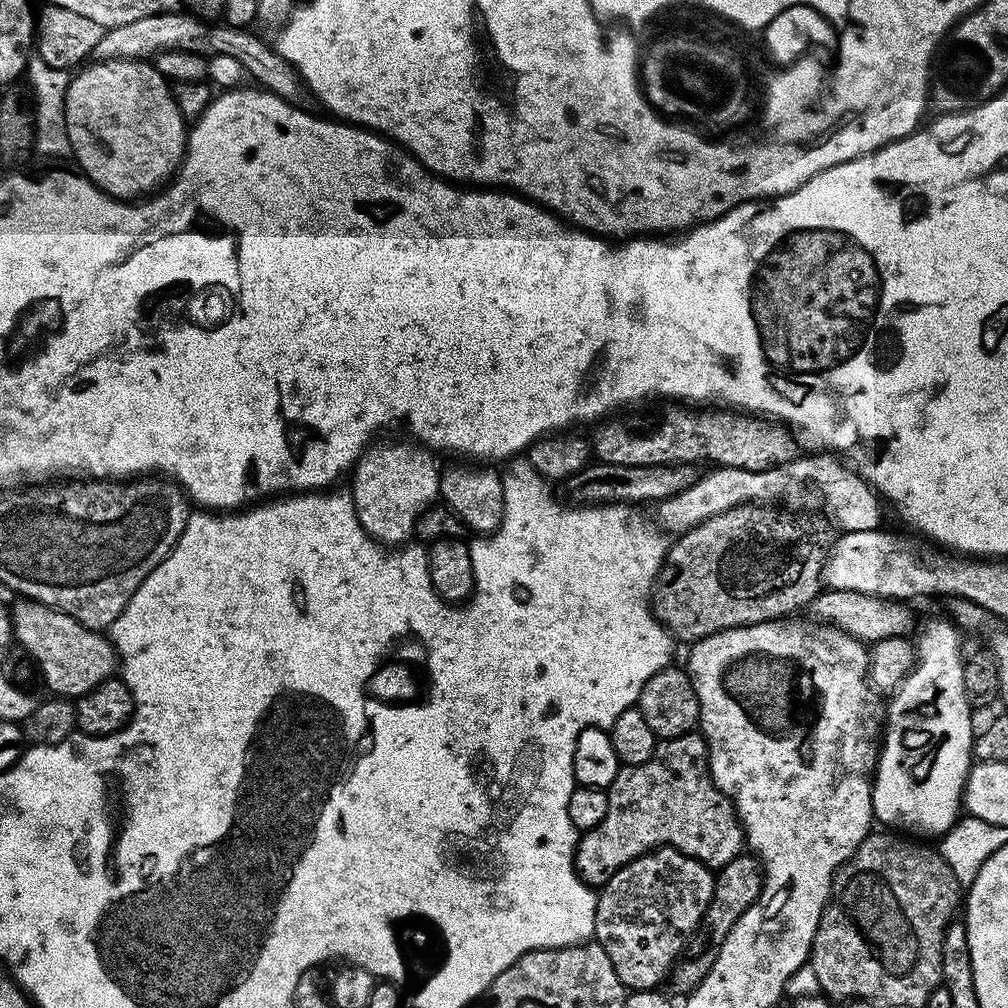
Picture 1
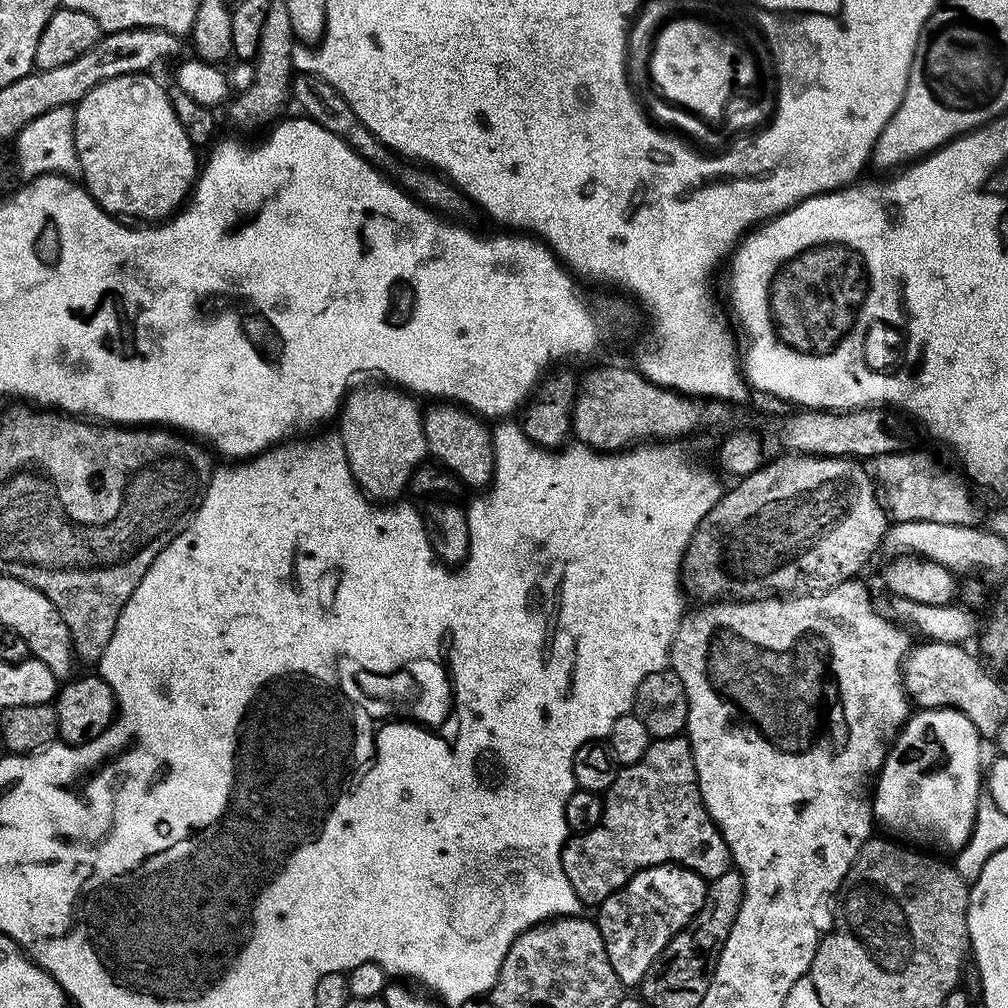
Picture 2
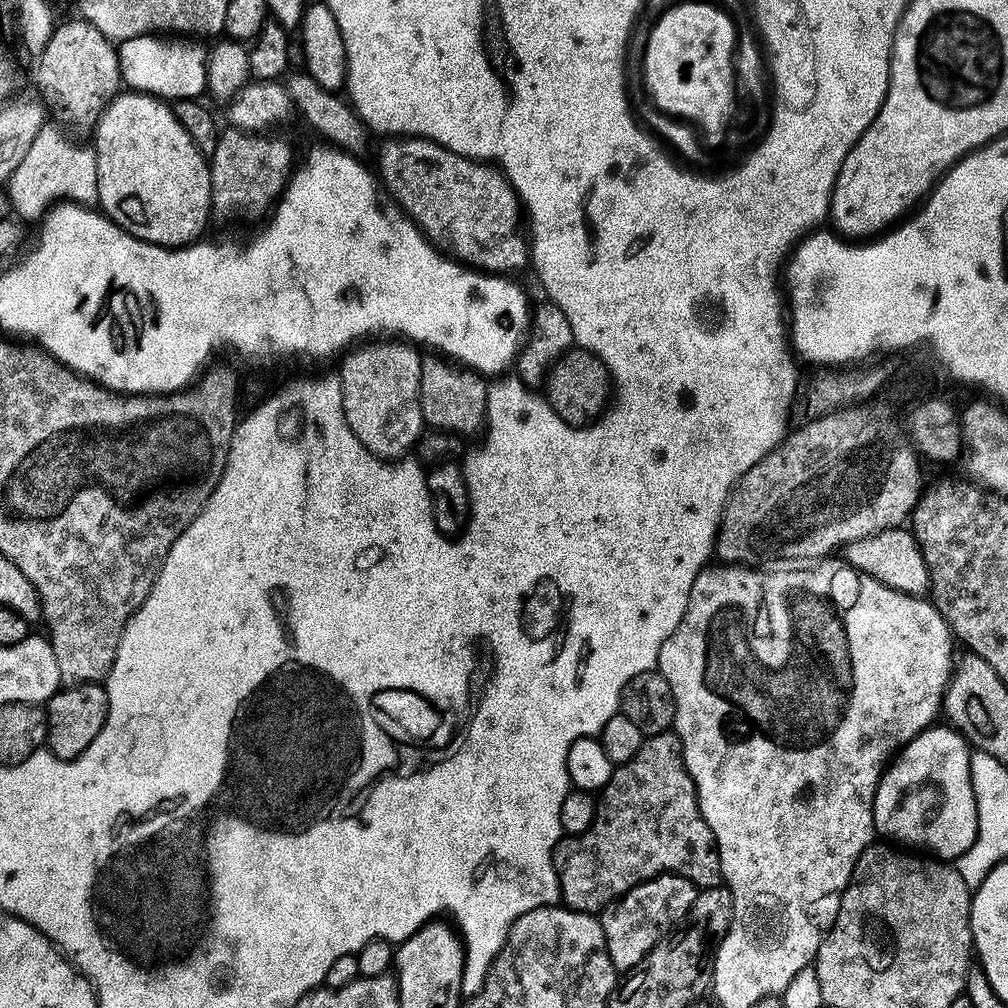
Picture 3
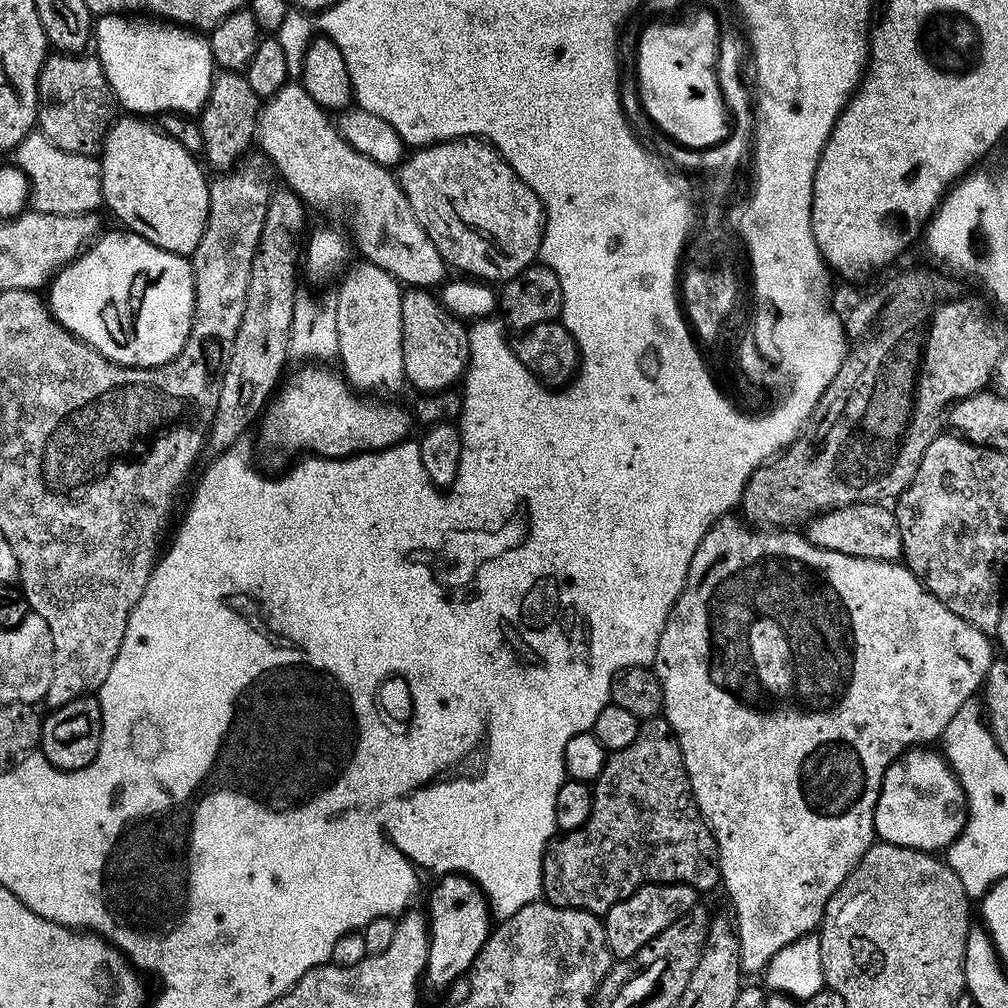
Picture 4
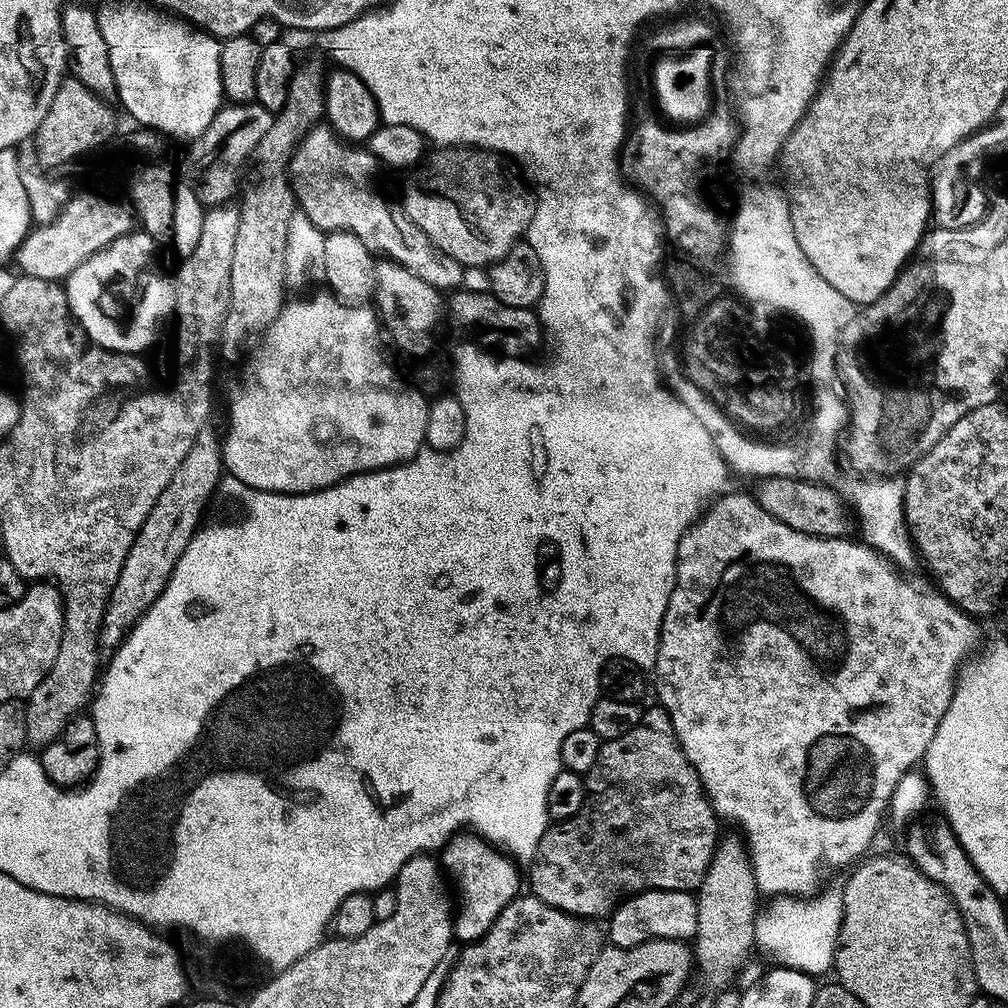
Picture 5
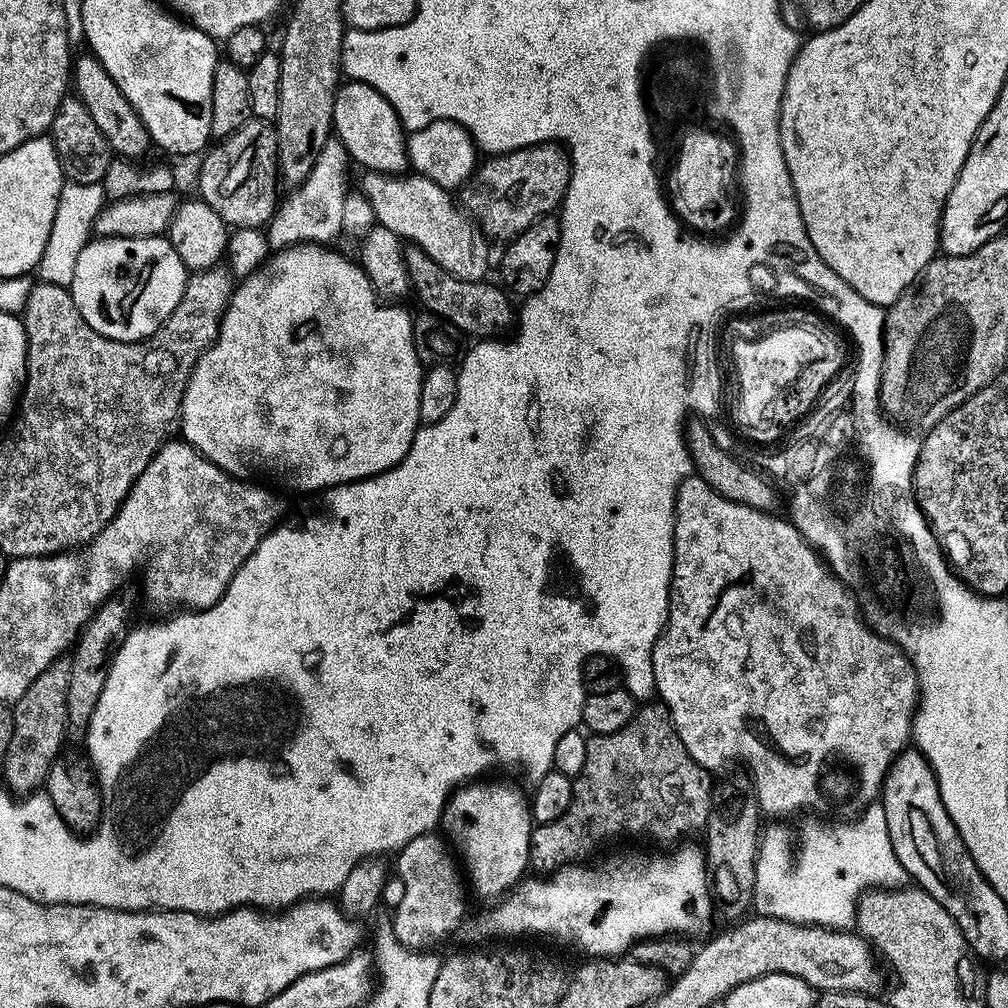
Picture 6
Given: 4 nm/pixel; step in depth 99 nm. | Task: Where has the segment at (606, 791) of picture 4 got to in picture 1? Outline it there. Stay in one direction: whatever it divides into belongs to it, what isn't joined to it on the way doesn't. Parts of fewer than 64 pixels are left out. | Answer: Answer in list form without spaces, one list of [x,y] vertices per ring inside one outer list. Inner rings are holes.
[[[693,730],[678,738],[659,743],[656,753],[641,764],[621,767],[609,788],[606,818],[598,826],[583,833],[576,845],[576,871],[589,886],[602,886],[622,866],[634,858],[658,848],[676,848],[682,854],[702,862],[710,870],[719,870],[745,851],[744,826],[740,823],[732,800],[714,782],[708,769],[708,744],[699,731]]]

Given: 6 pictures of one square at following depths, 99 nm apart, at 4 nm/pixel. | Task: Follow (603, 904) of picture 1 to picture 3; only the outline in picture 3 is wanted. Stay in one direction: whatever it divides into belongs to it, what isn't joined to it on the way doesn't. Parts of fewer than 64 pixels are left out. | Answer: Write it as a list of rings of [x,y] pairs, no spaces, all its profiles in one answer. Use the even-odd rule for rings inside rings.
[[[665,874],[652,880],[643,880],[641,884],[634,885],[630,891],[606,905],[598,919],[606,938],[610,962],[617,973],[624,974],[631,968],[632,971],[639,969],[655,944],[673,931],[683,921],[680,920],[683,916],[685,919],[691,913],[697,895],[696,885],[685,876]]]

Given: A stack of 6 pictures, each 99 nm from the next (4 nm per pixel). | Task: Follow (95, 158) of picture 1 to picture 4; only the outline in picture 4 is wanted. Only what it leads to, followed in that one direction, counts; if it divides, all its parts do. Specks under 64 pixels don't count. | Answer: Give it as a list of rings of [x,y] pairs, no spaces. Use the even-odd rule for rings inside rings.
[[[144,118],[124,119],[128,120],[117,119],[109,128],[108,139],[99,157],[103,203],[124,223],[121,225],[135,236],[146,238],[146,242],[176,256],[191,257],[206,230],[209,177],[204,177],[205,169],[196,165],[197,157],[192,156],[186,146],[174,142],[174,138],[160,131],[155,123],[147,124]]]

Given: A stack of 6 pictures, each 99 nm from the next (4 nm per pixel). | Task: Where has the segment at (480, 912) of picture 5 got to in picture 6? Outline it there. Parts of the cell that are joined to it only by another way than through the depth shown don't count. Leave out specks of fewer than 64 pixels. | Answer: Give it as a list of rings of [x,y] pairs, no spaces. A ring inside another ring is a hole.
[[[484,782],[469,783],[463,790],[449,796],[448,803],[444,806],[442,829],[444,828],[443,835],[450,841],[455,855],[462,861],[462,868],[471,891],[473,888],[482,899],[495,901],[515,888],[525,879],[527,872],[524,871],[529,871],[530,838],[534,821],[529,797],[525,793],[523,796],[514,785],[480,783]]]

